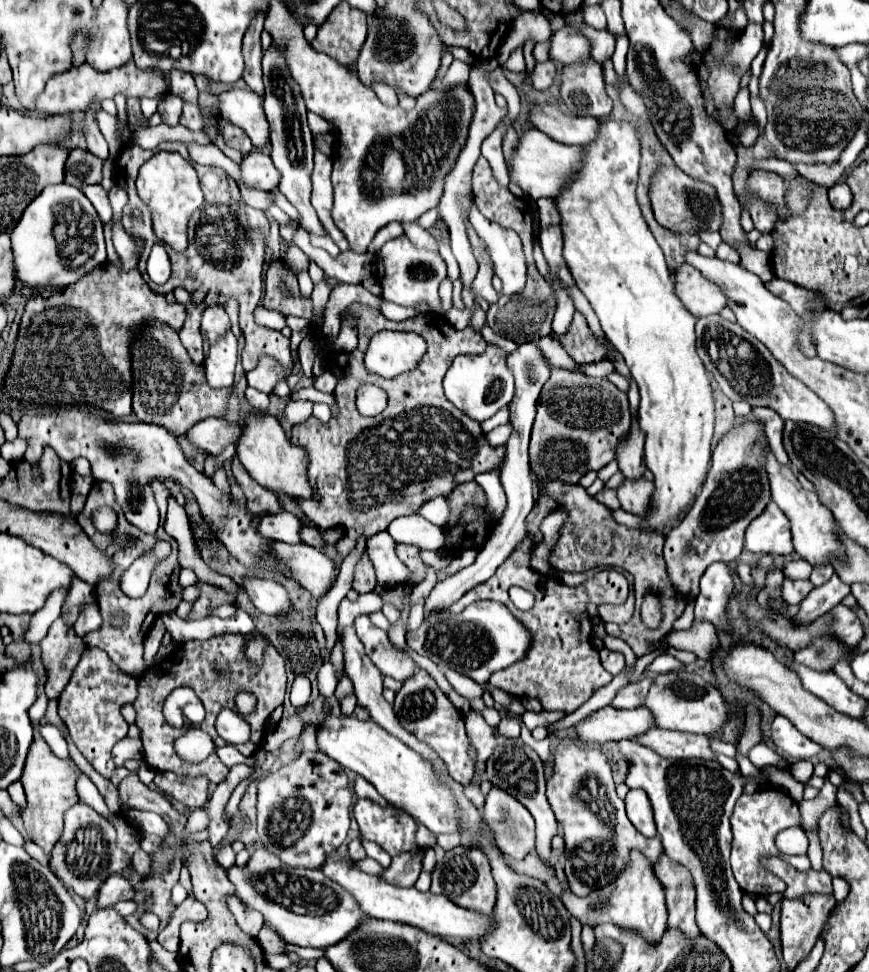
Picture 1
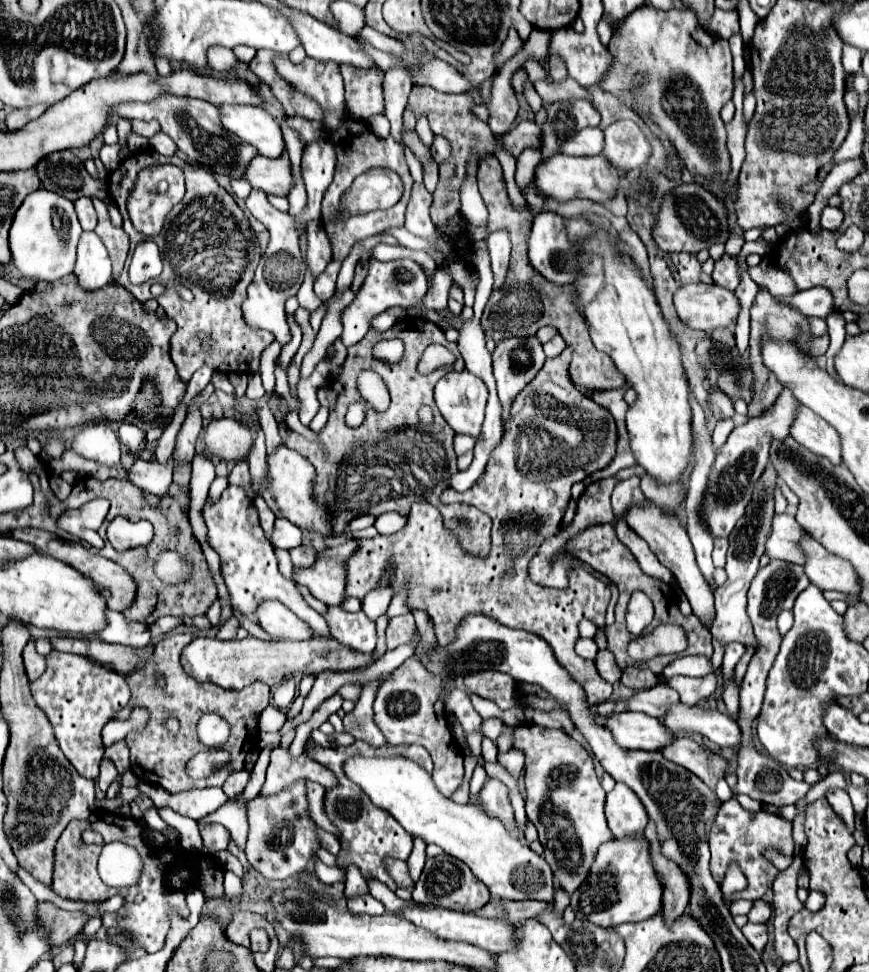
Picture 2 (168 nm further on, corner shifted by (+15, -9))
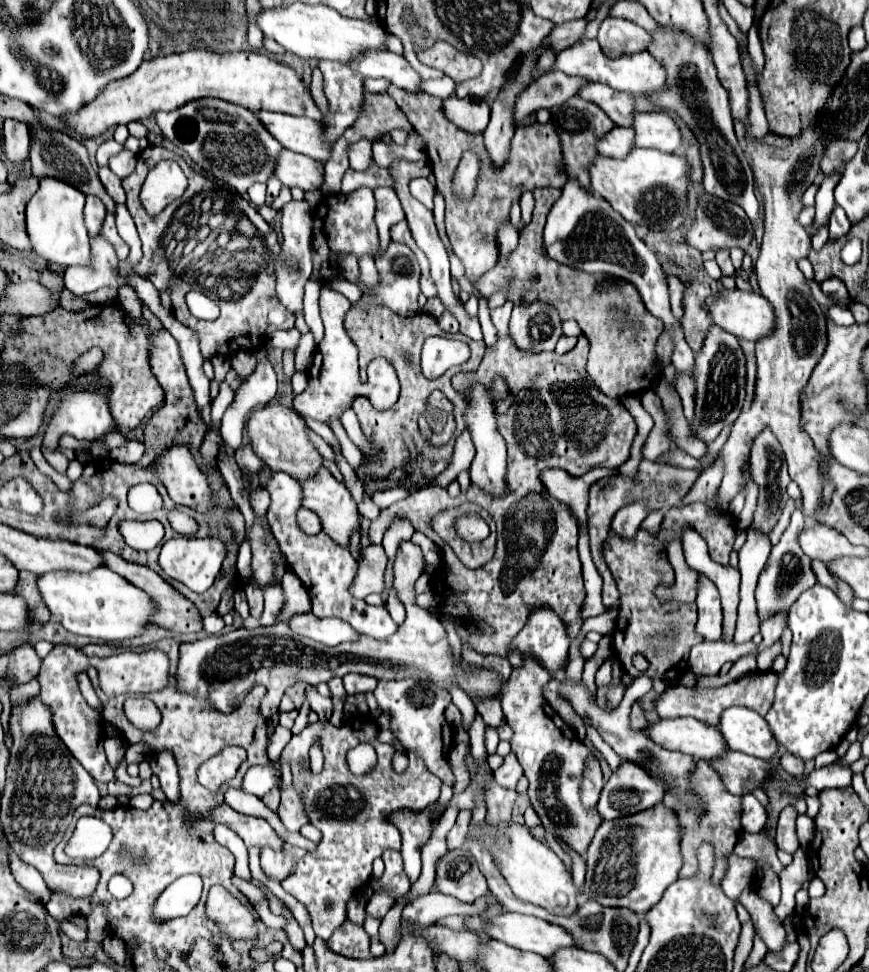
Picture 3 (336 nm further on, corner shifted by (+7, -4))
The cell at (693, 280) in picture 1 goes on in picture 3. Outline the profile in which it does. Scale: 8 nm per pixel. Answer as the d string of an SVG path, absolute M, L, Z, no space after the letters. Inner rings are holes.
M738 288L722 290L720 296L708 302L708 310L720 328L742 340L756 342L764 336L772 336L772 328L776 328L772 304L760 294L748 294Z

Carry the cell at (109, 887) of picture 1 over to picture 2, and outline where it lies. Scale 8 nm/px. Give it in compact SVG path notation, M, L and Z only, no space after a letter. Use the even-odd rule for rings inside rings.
M38 903L38 913L44 921L44 925L48 927L50 943L54 945L62 945L66 939L72 939L76 935L80 935L80 931L84 929L84 925L88 923L88 915L80 913L80 911L62 911L52 903Z

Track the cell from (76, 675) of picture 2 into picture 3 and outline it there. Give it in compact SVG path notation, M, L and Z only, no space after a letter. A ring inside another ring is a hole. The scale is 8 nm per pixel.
M54 646L52 652L44 658L42 670L40 670L40 682L42 682L42 702L52 708L52 724L56 728L56 734L66 744L66 748L72 752L72 756L90 772L90 776L98 782L112 782L114 770L106 760L102 742L104 742L104 730L102 720L96 710L92 710L86 700L82 698L76 682L76 674L80 670L86 670L92 666L92 658L84 656L78 648L72 646Z

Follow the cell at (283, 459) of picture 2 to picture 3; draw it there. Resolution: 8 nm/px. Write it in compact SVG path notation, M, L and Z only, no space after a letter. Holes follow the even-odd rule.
M322 466L316 478L306 480L306 482L302 484L302 492L304 492L304 506L306 506L306 508L312 508L312 510L320 516L322 526L324 526L324 532L326 532L334 542L338 542L340 546L348 546L352 532L360 530L360 526L362 526L362 516L358 514L358 506L356 506L354 498L350 496L348 488L346 488L342 482L338 482L338 480L328 472L328 468Z

